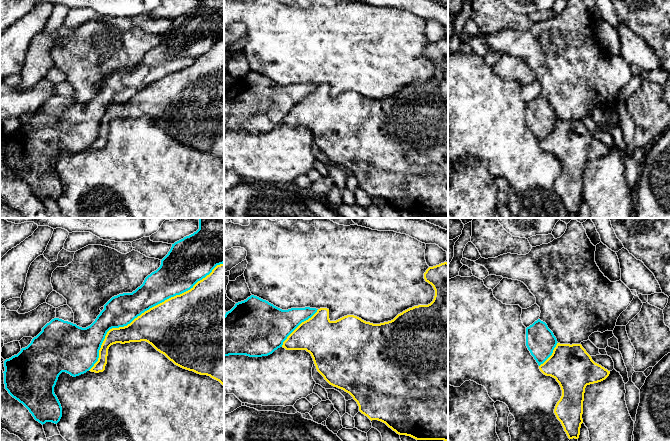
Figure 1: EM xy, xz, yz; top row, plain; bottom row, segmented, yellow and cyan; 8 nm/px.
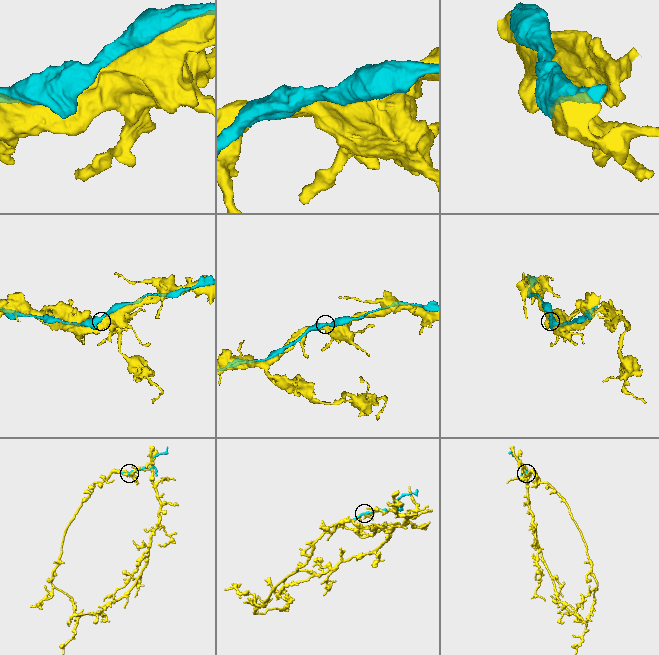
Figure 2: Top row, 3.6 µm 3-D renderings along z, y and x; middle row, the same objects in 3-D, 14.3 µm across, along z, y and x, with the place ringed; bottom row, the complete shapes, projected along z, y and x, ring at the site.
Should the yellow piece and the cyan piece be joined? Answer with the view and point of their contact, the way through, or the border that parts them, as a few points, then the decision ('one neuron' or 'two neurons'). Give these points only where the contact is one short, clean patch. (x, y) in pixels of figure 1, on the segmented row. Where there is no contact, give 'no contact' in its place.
xy (147, 310) | two neurons

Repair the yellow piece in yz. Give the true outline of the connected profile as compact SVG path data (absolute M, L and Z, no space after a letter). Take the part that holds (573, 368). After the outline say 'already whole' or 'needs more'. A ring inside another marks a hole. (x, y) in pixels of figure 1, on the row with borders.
M557 343L552 355L539 366L540 371L556 379L562 396L554 413L569 439L578 439L583 423L583 401L587 385L605 380L610 371L595 363L581 344Z; already whole

